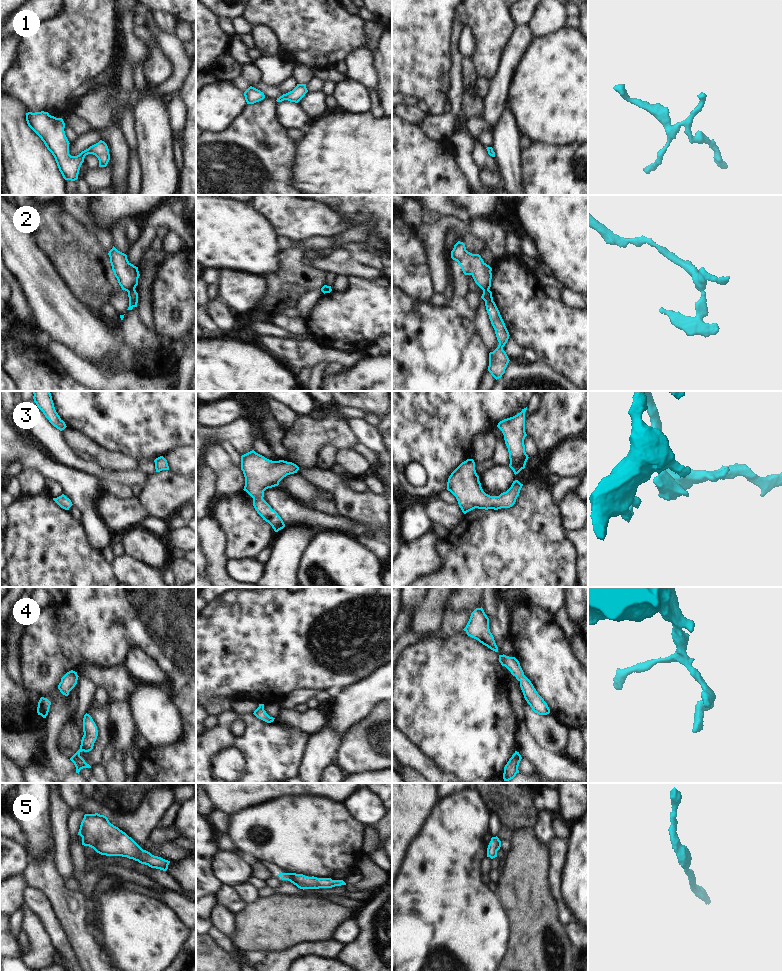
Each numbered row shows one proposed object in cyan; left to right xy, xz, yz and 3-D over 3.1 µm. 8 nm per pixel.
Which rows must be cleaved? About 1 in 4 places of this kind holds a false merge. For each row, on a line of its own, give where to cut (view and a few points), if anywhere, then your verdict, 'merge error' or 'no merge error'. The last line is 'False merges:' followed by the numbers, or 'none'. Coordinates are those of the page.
1: cut none; no merge error
2: cut xy (134, 288), (128, 292); merge error
3: cut none; no merge error
4: cut none; no merge error
5: cut none; no merge error
False merges: 2

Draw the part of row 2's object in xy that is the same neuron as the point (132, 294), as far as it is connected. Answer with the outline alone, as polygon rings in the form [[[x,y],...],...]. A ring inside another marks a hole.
[[[135,289],[130,290],[128,292],[128,297],[129,297],[129,307],[127,310],[132,310],[134,307],[137,307],[138,293],[136,292]]]

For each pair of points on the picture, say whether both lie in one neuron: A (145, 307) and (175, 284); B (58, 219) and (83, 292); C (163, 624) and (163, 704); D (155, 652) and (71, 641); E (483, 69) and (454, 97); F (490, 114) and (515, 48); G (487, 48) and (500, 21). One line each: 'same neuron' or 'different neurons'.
A: different neurons
B: same neuron
C: different neurons
D: same neuron
E: different neurons
F: same neuron
G: same neuron

